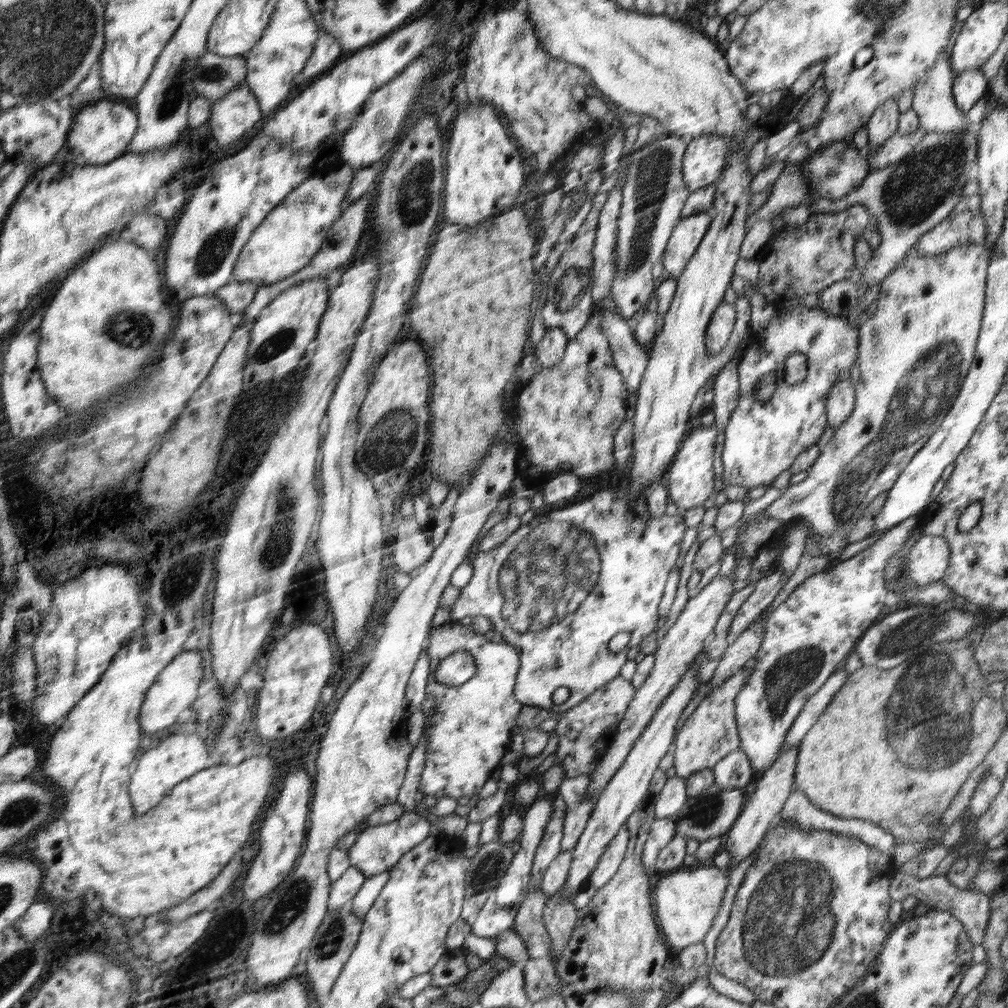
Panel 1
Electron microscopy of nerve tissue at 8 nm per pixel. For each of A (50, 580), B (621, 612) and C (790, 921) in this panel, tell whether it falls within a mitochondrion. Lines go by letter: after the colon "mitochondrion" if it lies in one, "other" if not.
A: other
B: other
C: mitochondrion

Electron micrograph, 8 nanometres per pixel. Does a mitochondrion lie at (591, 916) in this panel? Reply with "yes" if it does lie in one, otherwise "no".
no

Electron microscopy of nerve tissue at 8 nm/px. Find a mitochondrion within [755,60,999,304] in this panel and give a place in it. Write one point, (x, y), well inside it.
(913, 192)

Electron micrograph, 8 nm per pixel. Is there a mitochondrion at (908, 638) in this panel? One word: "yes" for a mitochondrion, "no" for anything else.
yes

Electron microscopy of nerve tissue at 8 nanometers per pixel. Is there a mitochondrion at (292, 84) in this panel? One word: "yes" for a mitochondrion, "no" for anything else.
no

